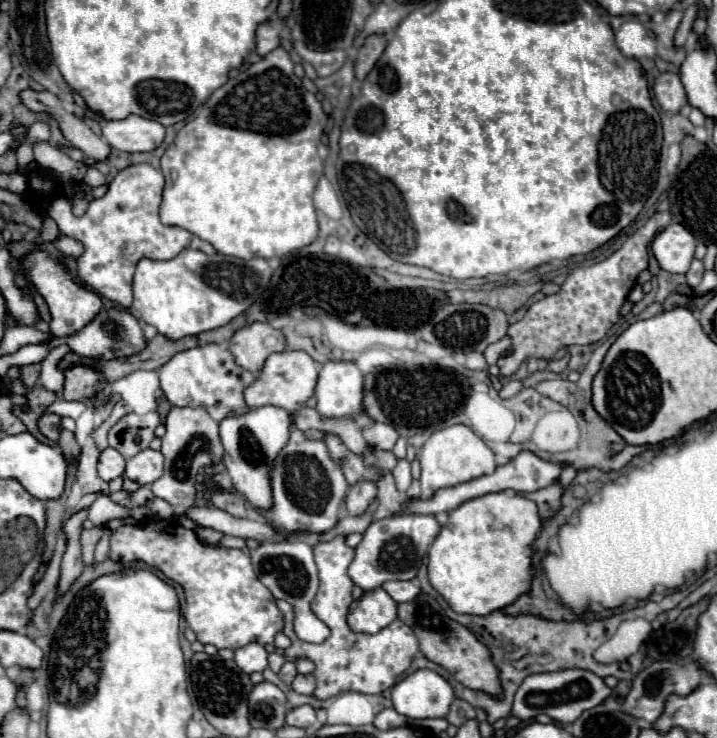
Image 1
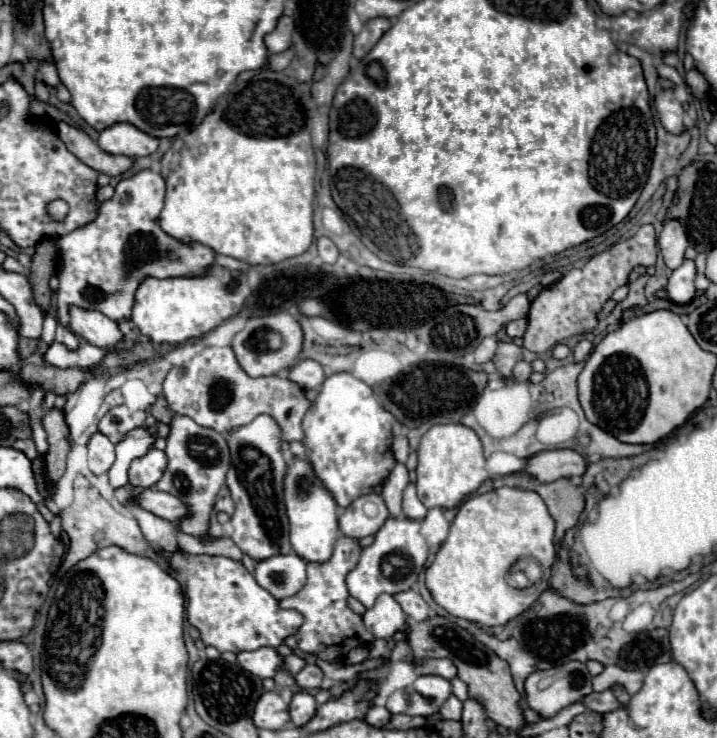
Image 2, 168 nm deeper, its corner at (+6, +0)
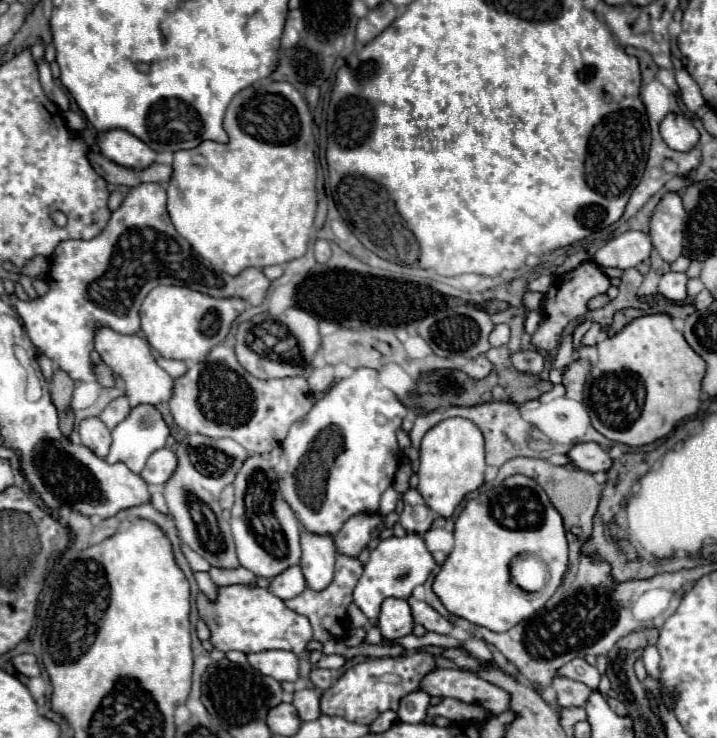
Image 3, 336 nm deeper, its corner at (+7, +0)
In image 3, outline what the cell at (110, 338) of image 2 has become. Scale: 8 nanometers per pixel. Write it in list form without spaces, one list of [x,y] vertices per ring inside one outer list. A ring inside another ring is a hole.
[[[99,327],[95,331],[95,351],[125,381],[131,407],[137,407],[143,403],[157,405],[157,403],[169,401],[173,379],[155,363],[155,357],[151,355],[151,349],[145,339],[141,339],[139,335],[123,335],[109,327]]]

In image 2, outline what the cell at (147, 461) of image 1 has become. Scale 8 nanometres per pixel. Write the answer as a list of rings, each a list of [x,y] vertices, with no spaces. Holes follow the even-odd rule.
[[[150,449],[144,457],[134,459],[134,463],[130,465],[130,471],[128,471],[130,483],[140,489],[154,487],[166,469],[166,463],[168,463],[168,459],[166,459],[164,451]]]

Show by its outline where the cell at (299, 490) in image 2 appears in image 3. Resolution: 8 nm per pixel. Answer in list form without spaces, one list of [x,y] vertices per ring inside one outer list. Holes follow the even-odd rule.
[[[301,533],[301,569],[307,579],[307,587],[319,591],[325,589],[333,579],[333,567],[337,557],[337,547],[331,535],[319,533]]]

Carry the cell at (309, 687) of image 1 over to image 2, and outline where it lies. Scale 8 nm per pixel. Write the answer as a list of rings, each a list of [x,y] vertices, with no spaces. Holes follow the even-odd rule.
[[[306,665],[298,675],[296,681],[302,689],[320,689],[324,679],[324,671],[318,665]]]

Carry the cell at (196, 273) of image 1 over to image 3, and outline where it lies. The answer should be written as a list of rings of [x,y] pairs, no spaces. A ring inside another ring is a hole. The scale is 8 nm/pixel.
[[[159,285],[149,291],[141,305],[141,331],[159,355],[179,361],[201,361],[227,337],[231,323],[241,311],[245,311],[245,307],[247,301],[241,297],[217,299],[189,287]]]

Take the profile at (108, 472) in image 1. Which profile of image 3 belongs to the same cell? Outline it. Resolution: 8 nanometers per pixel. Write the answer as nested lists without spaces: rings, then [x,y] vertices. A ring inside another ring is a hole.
[[[97,417],[81,421],[79,437],[81,437],[81,443],[87,449],[91,449],[97,457],[107,457],[111,447],[111,431]]]

